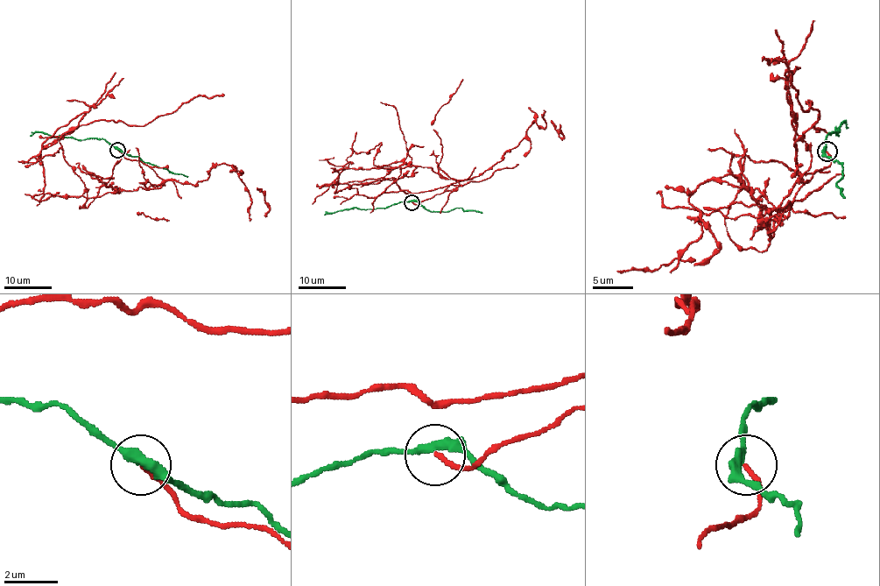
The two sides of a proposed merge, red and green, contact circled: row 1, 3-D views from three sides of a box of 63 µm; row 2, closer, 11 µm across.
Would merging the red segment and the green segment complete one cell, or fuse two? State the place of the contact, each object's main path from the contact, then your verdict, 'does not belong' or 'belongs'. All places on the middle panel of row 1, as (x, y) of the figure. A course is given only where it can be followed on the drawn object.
(411, 202) | red via (411, 202), (455, 182), (414, 165), (336, 169), (335, 193), (355, 188), (373, 198), (465, 185), (518, 165) | green via (411, 201), (399, 201), (367, 209), (352, 208), (324, 215) | does not belong

